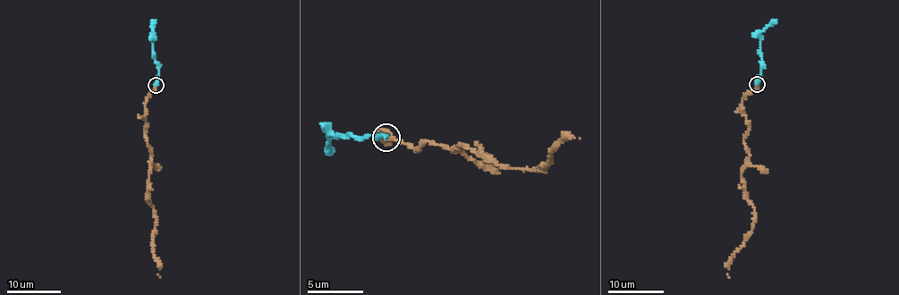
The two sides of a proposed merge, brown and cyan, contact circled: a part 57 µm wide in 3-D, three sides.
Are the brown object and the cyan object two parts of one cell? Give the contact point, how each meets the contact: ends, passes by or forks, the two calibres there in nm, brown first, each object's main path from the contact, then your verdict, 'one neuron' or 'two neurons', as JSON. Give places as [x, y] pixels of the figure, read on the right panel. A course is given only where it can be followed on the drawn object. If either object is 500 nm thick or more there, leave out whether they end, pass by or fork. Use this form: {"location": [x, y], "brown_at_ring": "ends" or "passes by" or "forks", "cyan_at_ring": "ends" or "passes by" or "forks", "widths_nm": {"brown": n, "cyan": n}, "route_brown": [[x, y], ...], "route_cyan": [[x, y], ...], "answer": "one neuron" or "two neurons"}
{"location": [757, 84], "brown_at_ring": "ends", "cyan_at_ring": "ends", "widths_nm": {"brown": 200, "cyan": 170}, "route_brown": [[757, 85], [742, 102], [749, 125], [743, 196], [753, 223], [727, 276]], "route_cyan": [[757, 85], [762, 69], [761, 31], [776, 20]], "answer": "one neuron"}

